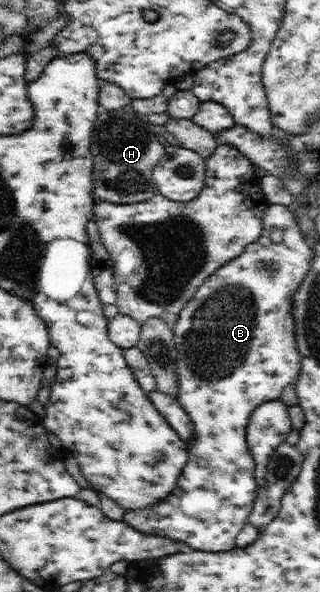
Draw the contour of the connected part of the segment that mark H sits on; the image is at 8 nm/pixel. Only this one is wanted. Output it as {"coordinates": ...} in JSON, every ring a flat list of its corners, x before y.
{"coordinates":[[123,108,102,110,98,114,91,139,91,153,94,157,92,174,98,202,139,203,158,193,152,171,163,157,164,143,159,141,153,122]]}

